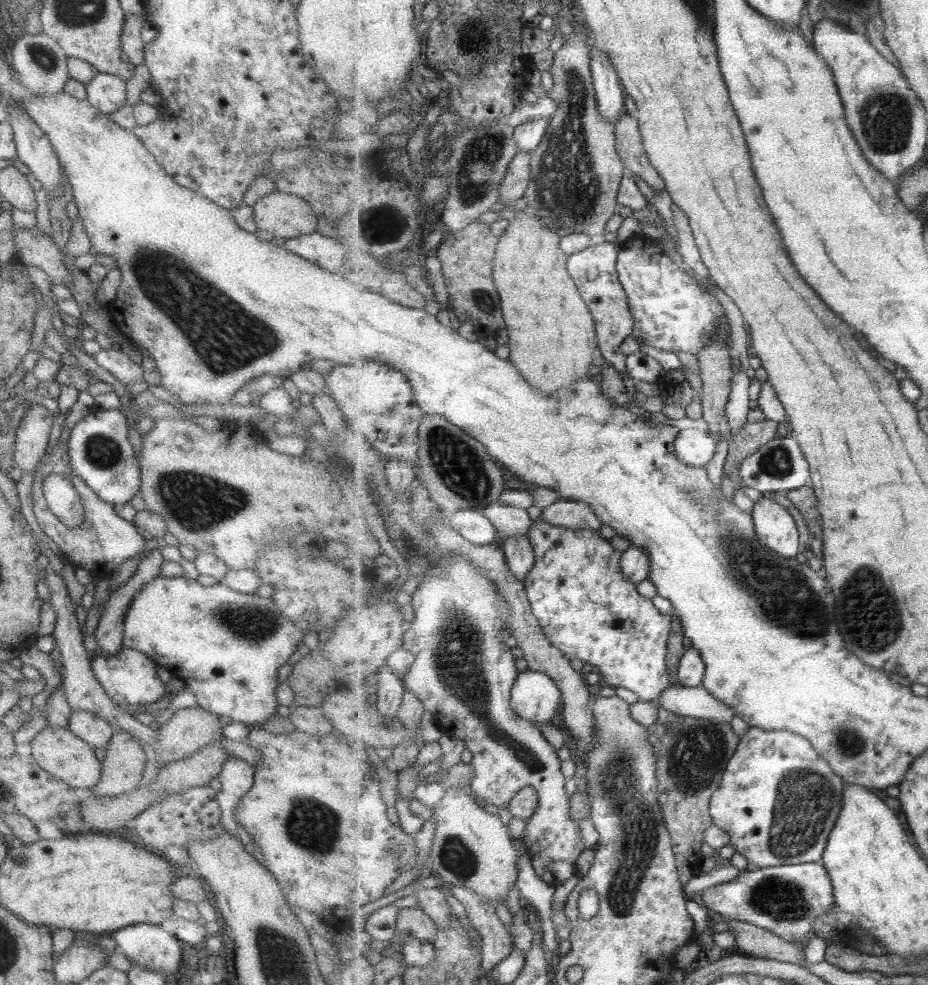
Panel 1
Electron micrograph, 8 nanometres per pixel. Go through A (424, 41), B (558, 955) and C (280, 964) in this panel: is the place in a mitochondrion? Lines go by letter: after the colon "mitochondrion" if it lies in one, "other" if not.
A: other
B: other
C: mitochondrion

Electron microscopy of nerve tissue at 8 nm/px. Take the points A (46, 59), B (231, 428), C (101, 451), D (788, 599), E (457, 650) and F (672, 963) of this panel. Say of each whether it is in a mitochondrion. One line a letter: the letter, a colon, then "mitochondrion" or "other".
A: mitochondrion
B: other
C: mitochondrion
D: mitochondrion
E: mitochondrion
F: other

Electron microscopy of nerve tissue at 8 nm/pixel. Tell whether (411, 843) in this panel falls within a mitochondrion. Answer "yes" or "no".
no

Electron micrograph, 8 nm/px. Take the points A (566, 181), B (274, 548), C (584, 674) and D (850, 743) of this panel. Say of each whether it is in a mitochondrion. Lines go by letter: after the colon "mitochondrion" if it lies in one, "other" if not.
A: mitochondrion
B: other
C: other
D: mitochondrion

